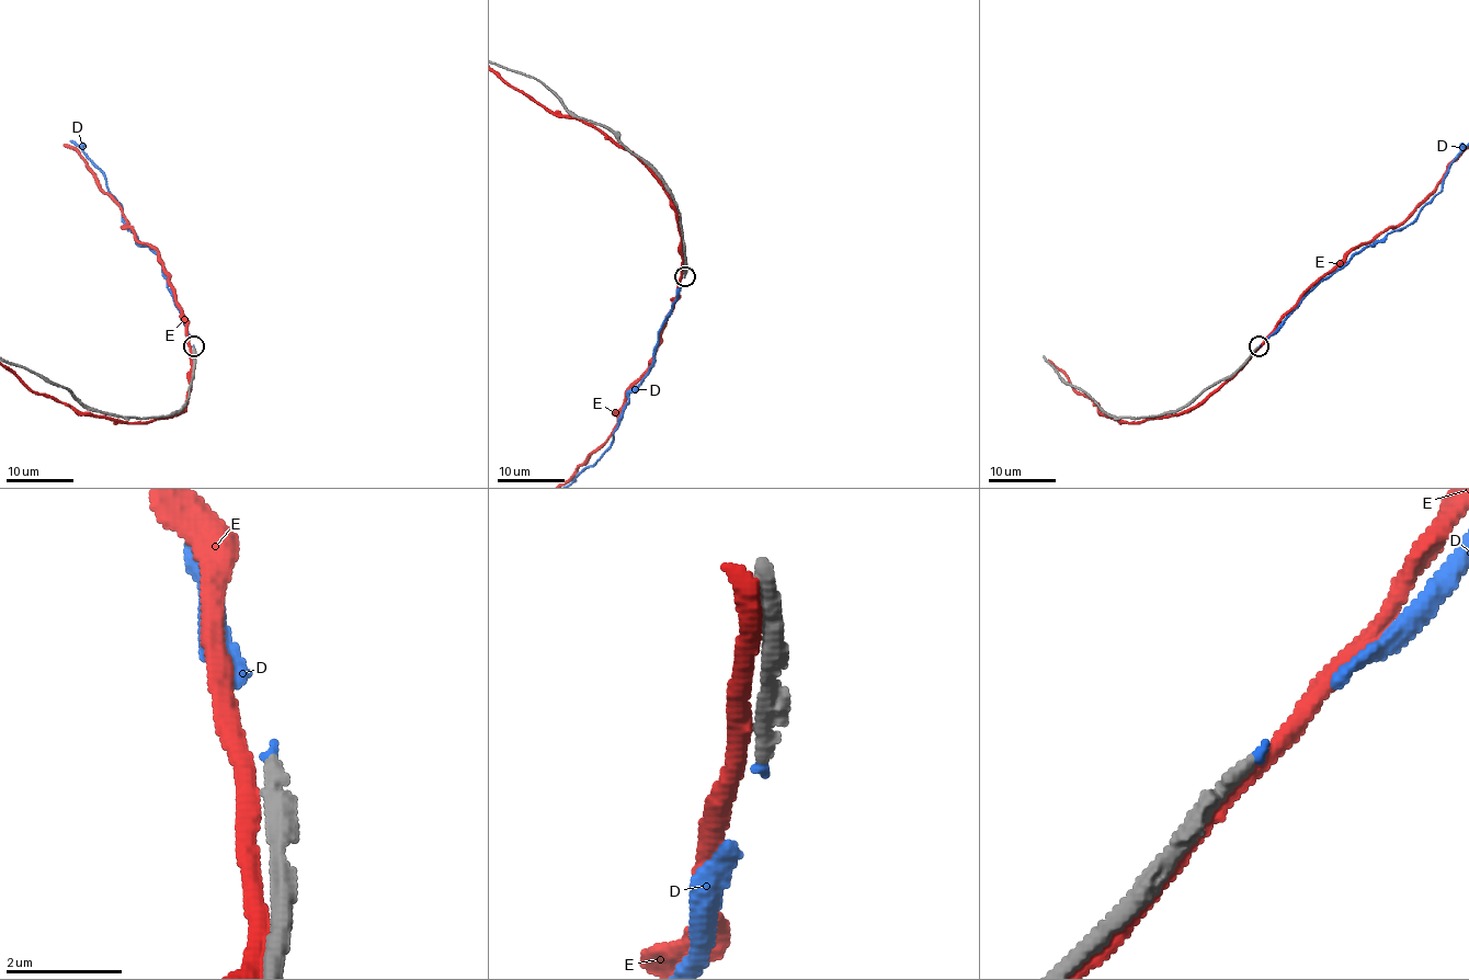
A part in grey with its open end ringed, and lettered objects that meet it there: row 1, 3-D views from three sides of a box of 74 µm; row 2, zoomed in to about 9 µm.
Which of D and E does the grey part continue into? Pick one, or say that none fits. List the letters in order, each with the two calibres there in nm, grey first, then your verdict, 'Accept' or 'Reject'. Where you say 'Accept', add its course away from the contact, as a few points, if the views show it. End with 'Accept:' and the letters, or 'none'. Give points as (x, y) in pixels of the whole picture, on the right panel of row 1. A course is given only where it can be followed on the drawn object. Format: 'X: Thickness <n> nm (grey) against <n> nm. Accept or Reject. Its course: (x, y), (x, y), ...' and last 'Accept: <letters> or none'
D: Thickness 280 nm (grey) against 110 nm. Accept
E: Thickness 420 nm (grey) against 320 nm. Reject
Accept: D

